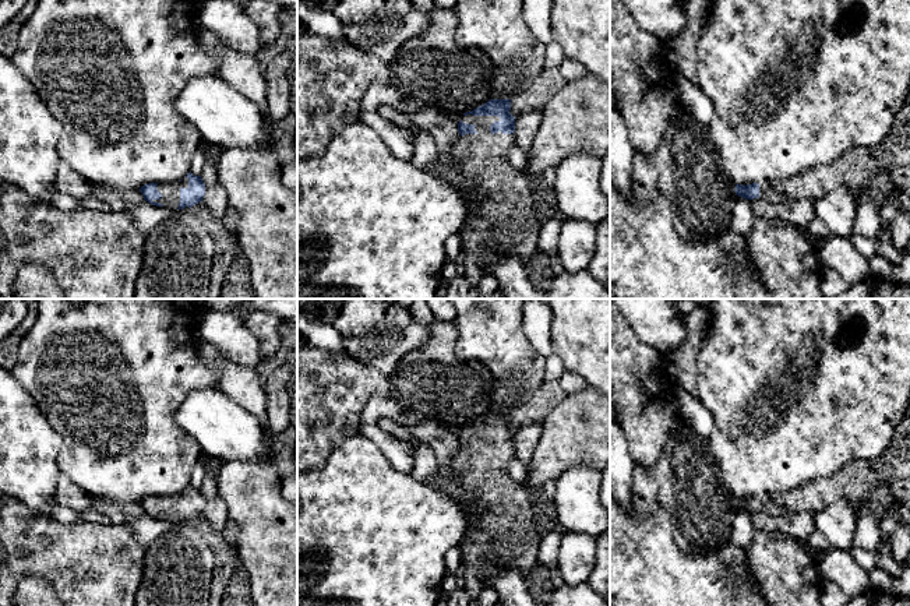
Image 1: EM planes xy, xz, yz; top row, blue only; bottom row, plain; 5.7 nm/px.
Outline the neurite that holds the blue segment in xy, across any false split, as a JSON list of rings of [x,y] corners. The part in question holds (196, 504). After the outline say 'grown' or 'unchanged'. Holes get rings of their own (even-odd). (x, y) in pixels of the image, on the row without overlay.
[[[190,485],[179,494],[165,497],[149,496],[144,497],[140,504],[149,517],[176,524],[191,521],[201,515],[205,508],[205,497],[201,489],[194,489]]]; grown

